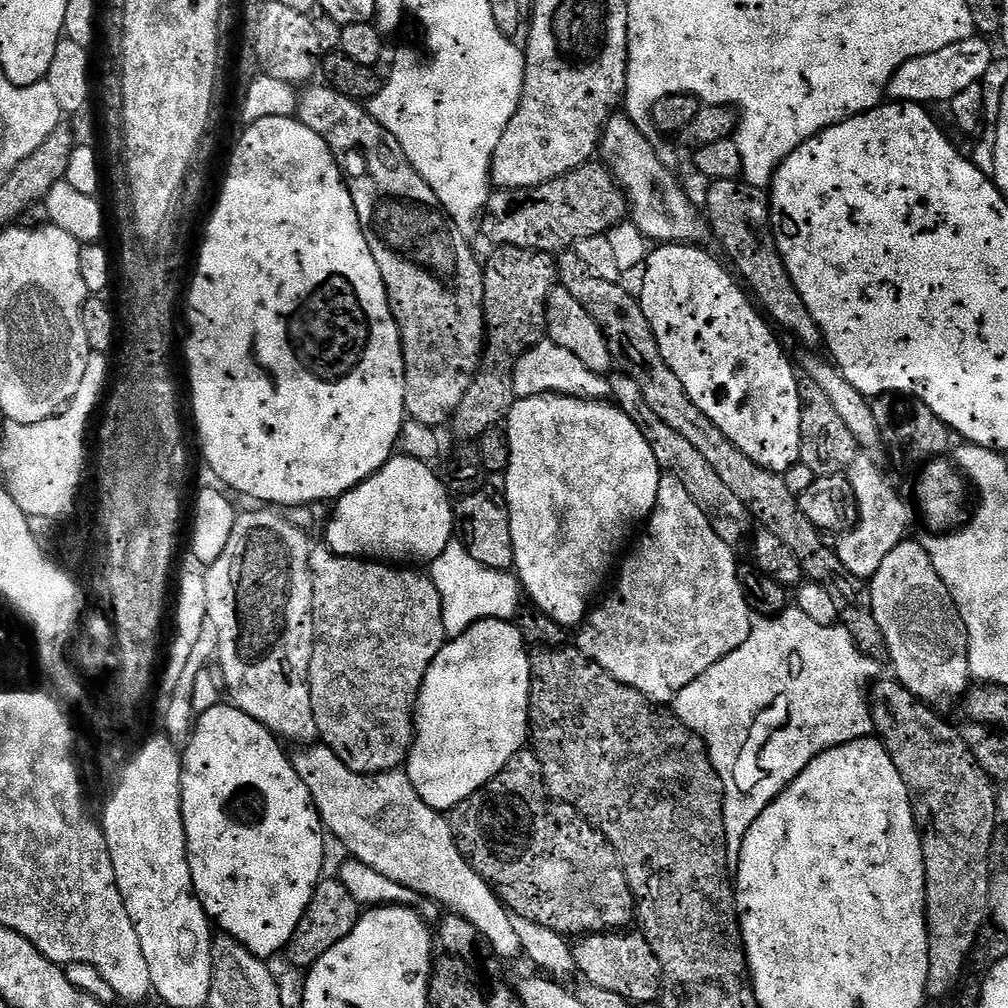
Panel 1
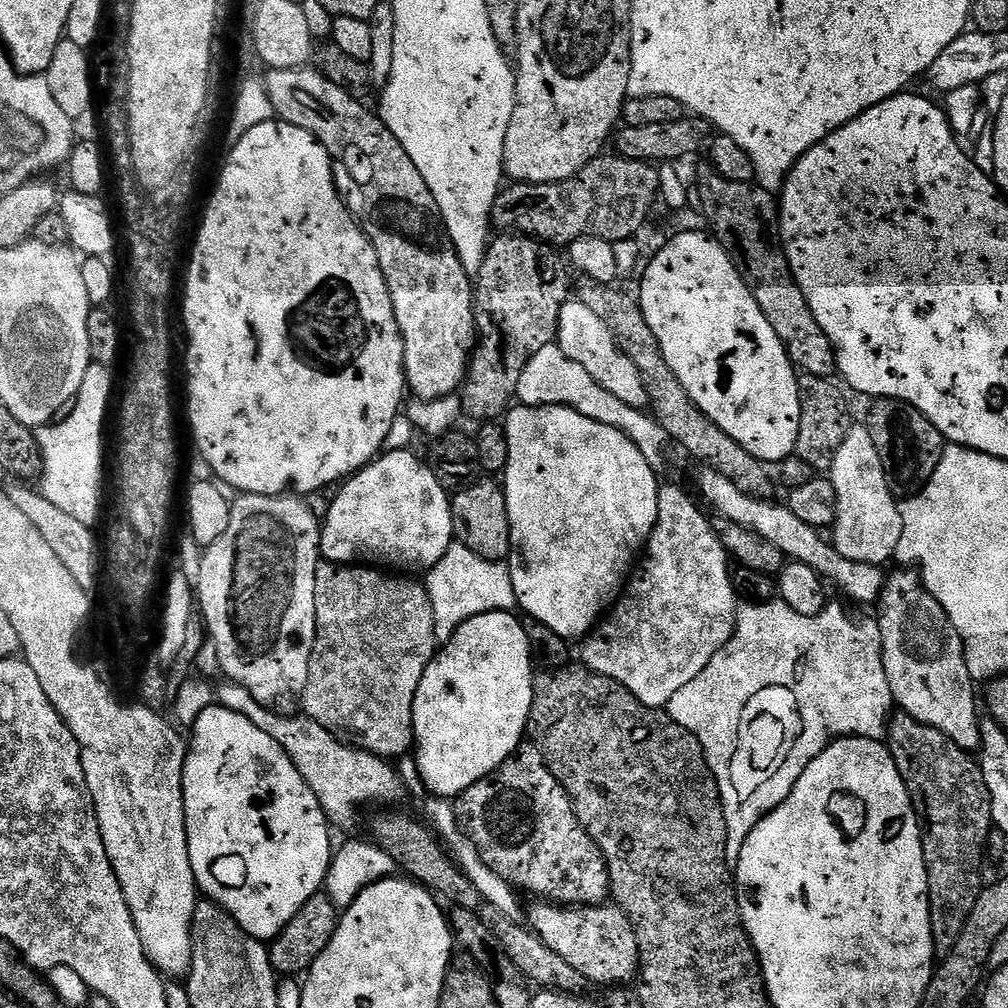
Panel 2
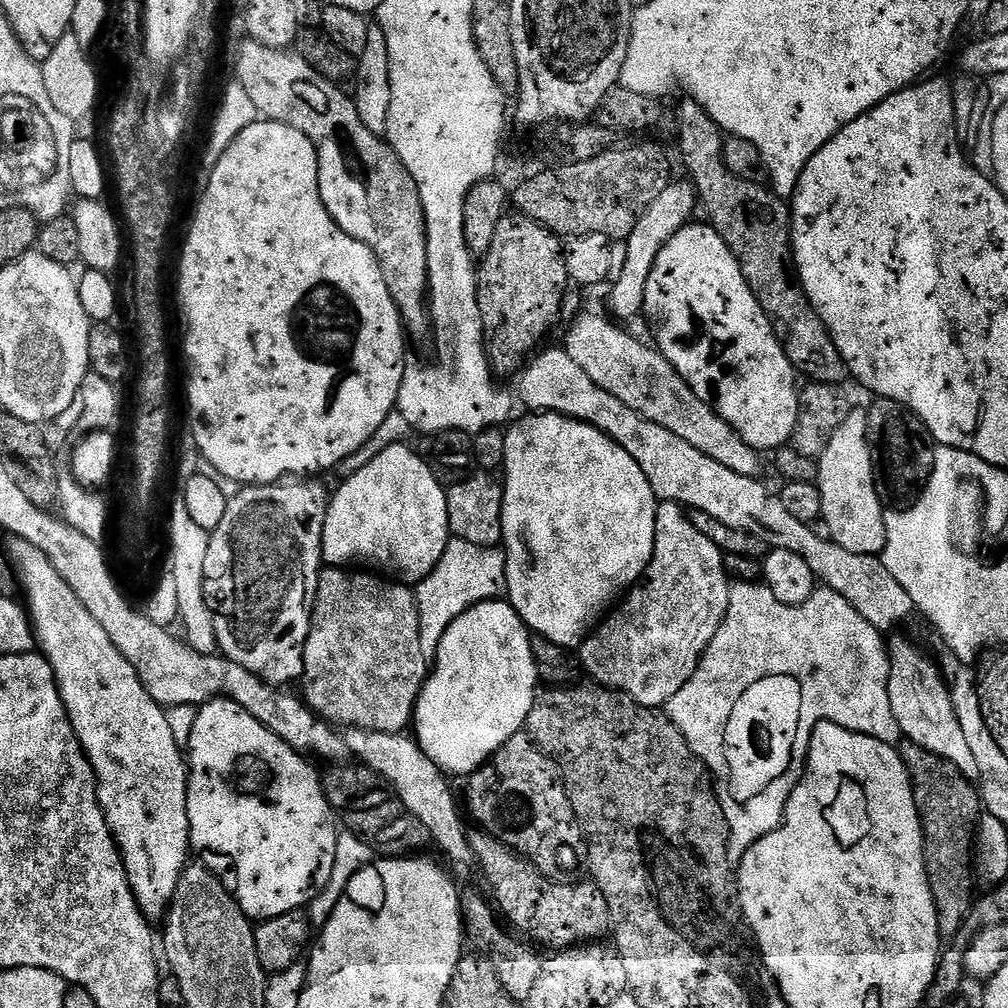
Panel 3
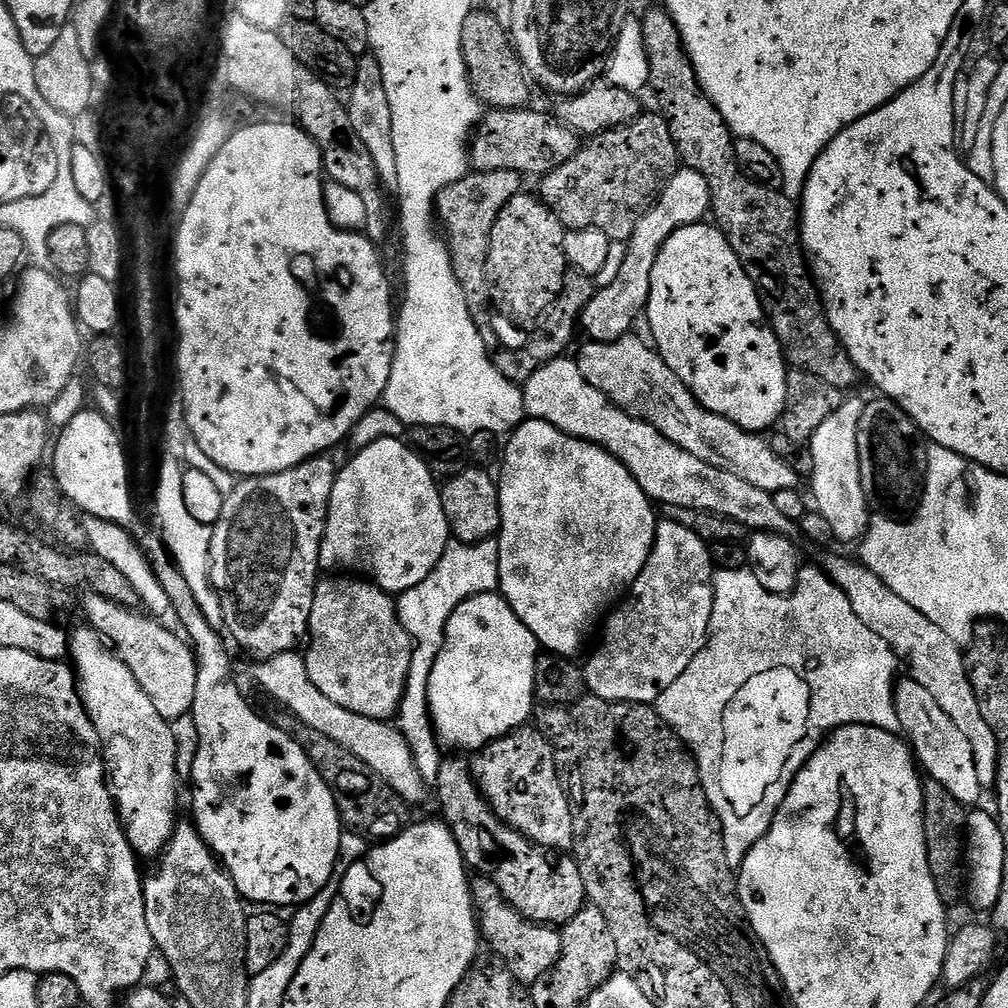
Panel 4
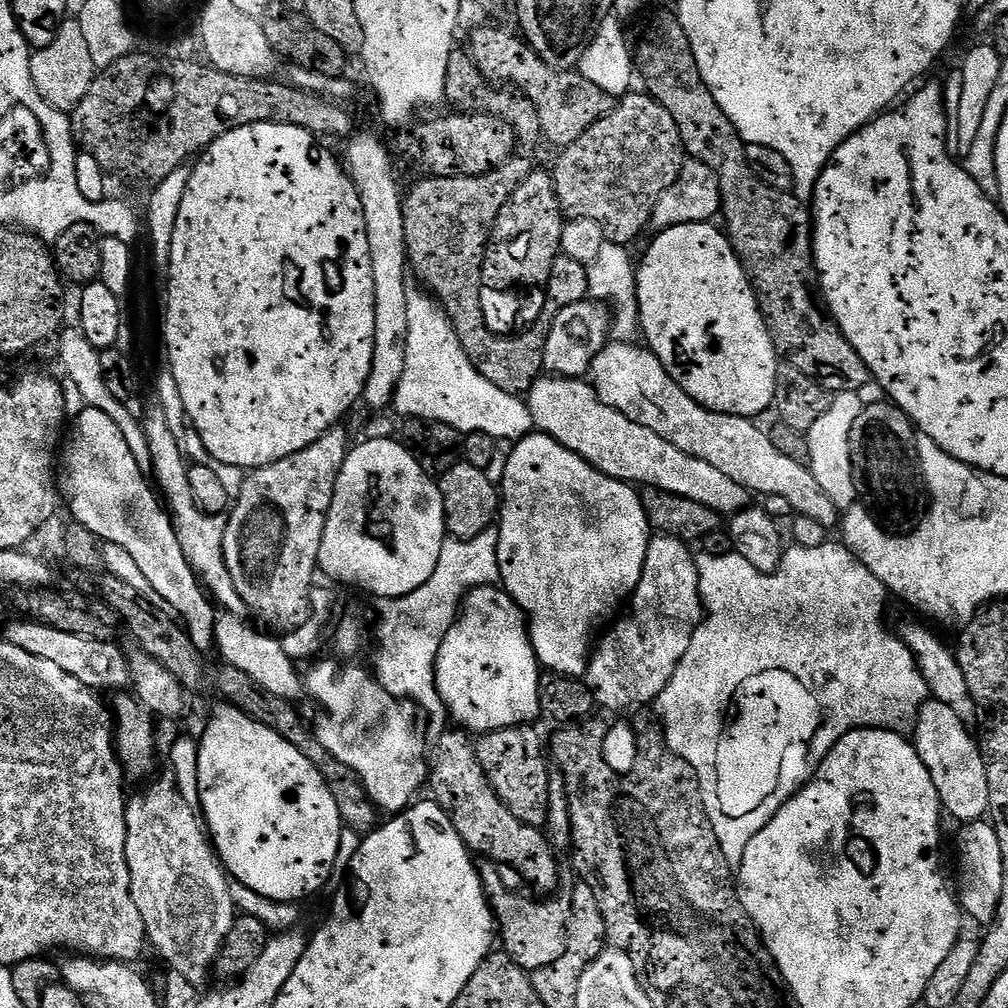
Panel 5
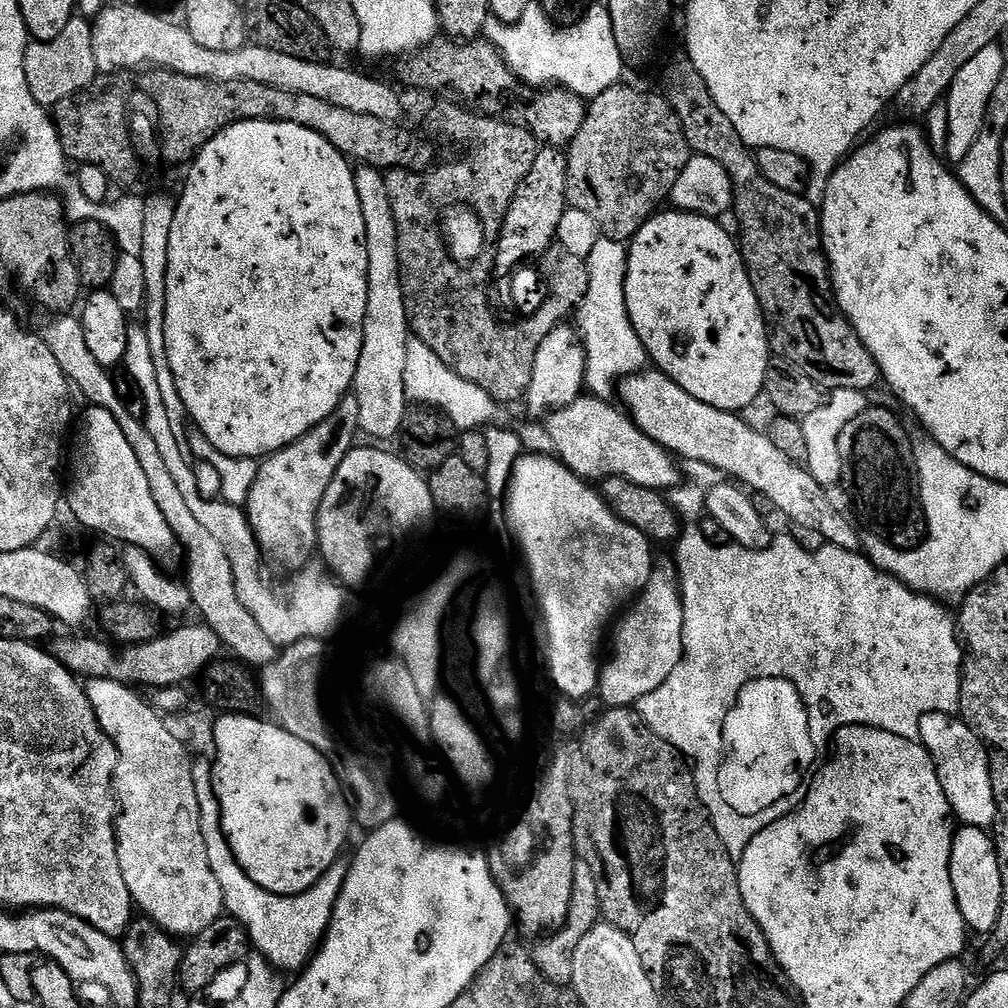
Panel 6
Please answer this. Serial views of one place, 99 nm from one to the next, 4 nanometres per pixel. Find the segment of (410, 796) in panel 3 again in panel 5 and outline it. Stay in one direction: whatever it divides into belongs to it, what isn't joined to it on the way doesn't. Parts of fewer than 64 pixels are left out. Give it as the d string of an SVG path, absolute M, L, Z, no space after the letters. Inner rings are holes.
M221 611L216 618L216 648L227 665L246 672L275 696L291 702L304 694L304 682L296 667L297 663L286 654L281 641L277 637L266 636L248 626L237 613Z

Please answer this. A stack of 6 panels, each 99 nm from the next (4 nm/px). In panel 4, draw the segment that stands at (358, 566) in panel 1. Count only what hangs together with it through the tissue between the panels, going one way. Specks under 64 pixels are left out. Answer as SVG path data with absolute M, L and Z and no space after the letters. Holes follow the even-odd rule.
M368 578L324 579L316 585L308 652L303 653L310 682L354 714L391 721L400 711L414 651L412 636L400 621L397 601Z

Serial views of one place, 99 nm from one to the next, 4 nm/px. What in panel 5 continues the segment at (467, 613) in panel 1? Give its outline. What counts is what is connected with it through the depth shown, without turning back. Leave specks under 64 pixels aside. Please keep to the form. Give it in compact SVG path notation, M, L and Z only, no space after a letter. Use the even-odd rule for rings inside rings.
M499 527L487 528L478 538L469 540L445 539L442 554L438 554L438 566L434 574L405 596L394 600L380 600L376 634L380 650L376 654L374 675L380 685L392 696L410 700L421 713L428 715L426 736L429 741L439 740L446 731L446 709L436 688L436 659L438 650L452 628L464 603L465 596L475 588L500 584L498 566Z

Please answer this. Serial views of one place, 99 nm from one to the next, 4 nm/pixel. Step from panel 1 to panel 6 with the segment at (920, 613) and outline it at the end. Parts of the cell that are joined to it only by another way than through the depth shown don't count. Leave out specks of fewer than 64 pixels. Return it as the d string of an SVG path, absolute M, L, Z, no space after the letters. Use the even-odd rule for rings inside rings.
M935 712L926 714L920 723L919 743L930 754L934 766L938 770L938 782L942 782L942 790L952 807L953 817L961 825L969 828L991 829L996 822L996 795L992 785L992 771L988 761L988 749L985 748L974 730L964 723L963 719L947 712Z

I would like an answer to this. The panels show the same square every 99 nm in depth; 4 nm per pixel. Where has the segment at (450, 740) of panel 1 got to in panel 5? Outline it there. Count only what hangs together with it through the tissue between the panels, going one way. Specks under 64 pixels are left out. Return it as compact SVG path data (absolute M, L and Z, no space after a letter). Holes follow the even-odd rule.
M500 586L475 588L464 598L464 603L446 634L436 659L436 688L447 715L457 720L461 729L472 734L493 732L499 728L513 728L515 724L528 724L541 715L538 686L542 669L536 659L526 617L516 601Z

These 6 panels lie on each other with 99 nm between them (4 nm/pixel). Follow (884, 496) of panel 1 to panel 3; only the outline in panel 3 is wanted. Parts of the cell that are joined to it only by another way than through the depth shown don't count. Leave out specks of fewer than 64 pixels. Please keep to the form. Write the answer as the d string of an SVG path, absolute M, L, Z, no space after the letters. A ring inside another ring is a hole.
M852 410L848 417L837 426L828 440L818 459L820 474L818 487L821 494L822 523L824 522L827 535L842 550L850 550L850 554L866 554L867 556L880 556L886 546L886 515L885 505L881 504L876 487L874 486L874 474L870 462L870 450L866 438L866 422L868 421L867 411Z

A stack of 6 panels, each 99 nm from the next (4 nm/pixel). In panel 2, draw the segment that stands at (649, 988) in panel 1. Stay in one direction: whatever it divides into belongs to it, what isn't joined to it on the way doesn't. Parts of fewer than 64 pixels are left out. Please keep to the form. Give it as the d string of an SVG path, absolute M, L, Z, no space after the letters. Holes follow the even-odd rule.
M536 902L532 909L526 912L526 924L532 932L540 937L540 941L560 954L567 965L572 966L578 974L585 977L589 985L624 986L627 980L635 981L640 970L640 951L638 940L630 918L615 903L589 904L587 906L565 906L551 902Z

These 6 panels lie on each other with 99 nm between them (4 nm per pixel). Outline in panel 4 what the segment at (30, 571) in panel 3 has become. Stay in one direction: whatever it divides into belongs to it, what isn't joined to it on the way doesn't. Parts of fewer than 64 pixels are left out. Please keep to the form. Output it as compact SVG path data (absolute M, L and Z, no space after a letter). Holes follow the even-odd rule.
M83 626L70 636L70 660L74 665L75 675L78 677L80 698L84 701L84 709L90 714L94 726L100 735L100 745L104 747L104 762L112 789L112 796L116 799L116 811L124 824L124 832L128 836L130 846L137 857L159 857L172 841L176 833L176 744L171 734L169 721L154 710L154 702L138 684L138 678L129 670L126 662L116 655L115 651L106 643L103 636L91 626Z

